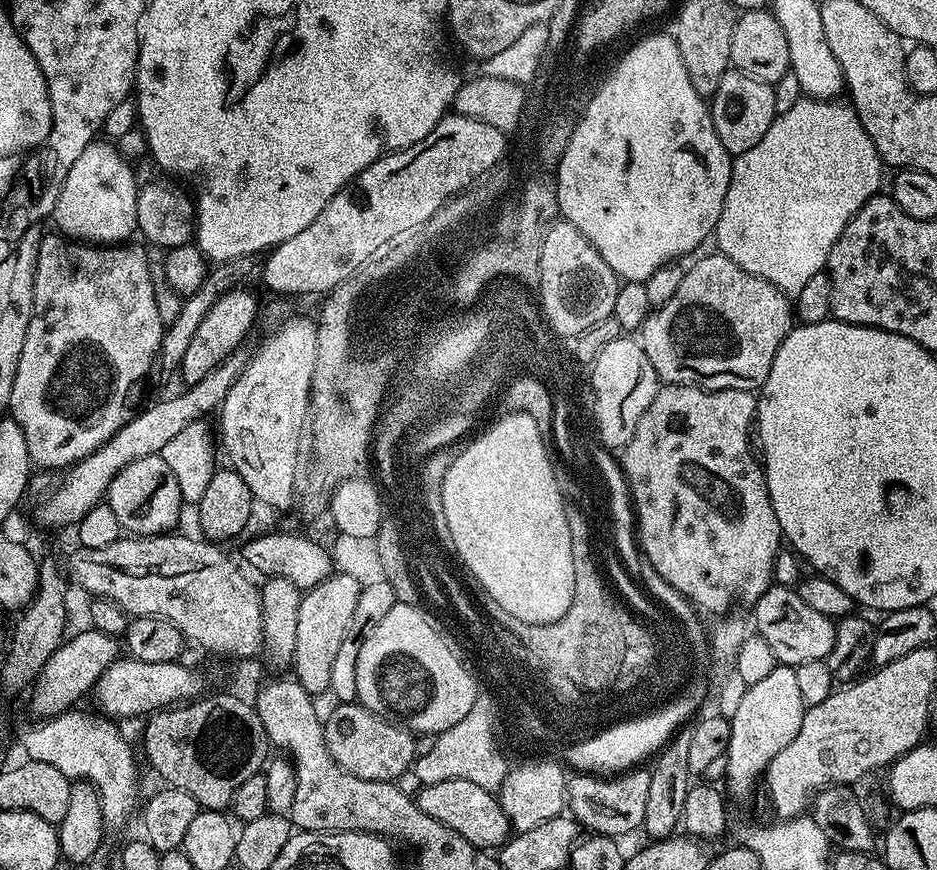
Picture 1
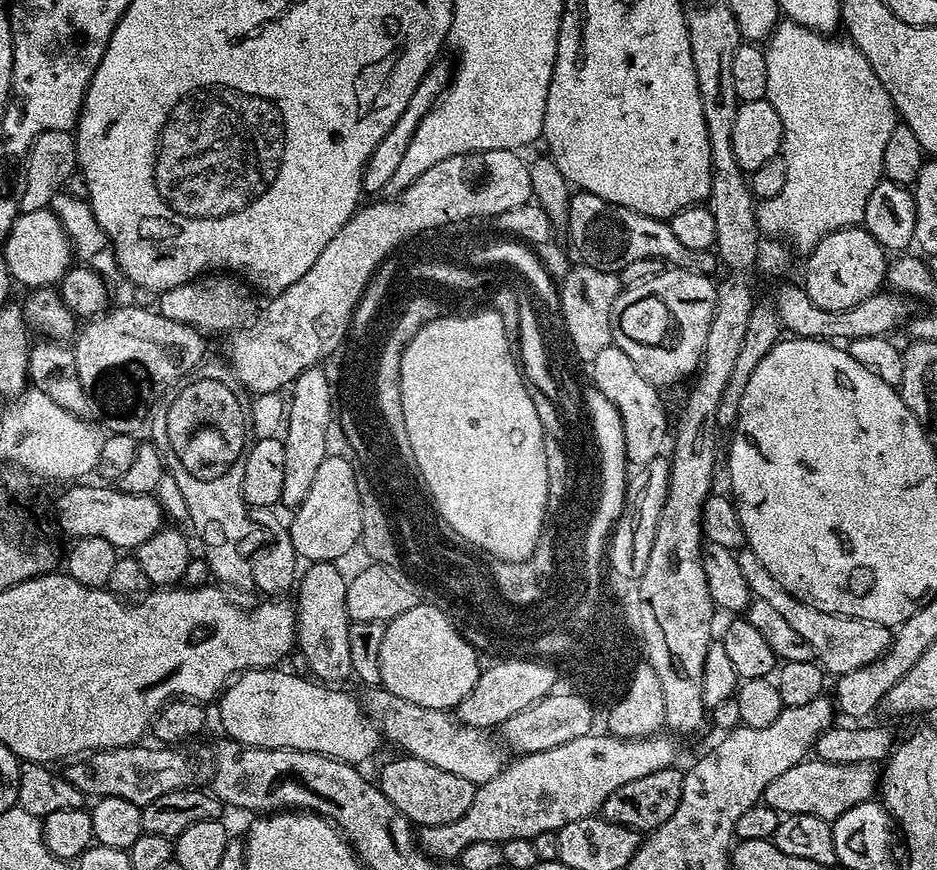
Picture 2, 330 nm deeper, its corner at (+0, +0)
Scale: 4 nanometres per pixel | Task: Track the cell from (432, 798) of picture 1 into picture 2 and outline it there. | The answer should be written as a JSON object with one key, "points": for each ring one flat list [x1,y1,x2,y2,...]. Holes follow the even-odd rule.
{"points":[[400,754,397,760,392,760,380,772,379,788,384,791,393,809,400,812,416,824,422,824,425,829,440,824,449,824,466,810,472,801,474,786,468,780,463,780,458,774,450,774,439,763,419,760,416,754]]}

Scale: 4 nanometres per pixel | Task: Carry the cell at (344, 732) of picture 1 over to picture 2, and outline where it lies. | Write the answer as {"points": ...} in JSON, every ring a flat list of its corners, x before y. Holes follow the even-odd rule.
{"points":[[508,664,501,668,492,669,486,676,479,676,474,690,462,698,462,702,456,705,454,716,459,723,469,730,495,729,504,723,506,718,526,710,532,704,536,704,542,697,553,691,551,687,552,673,544,671,544,668,535,668,529,664]]}

